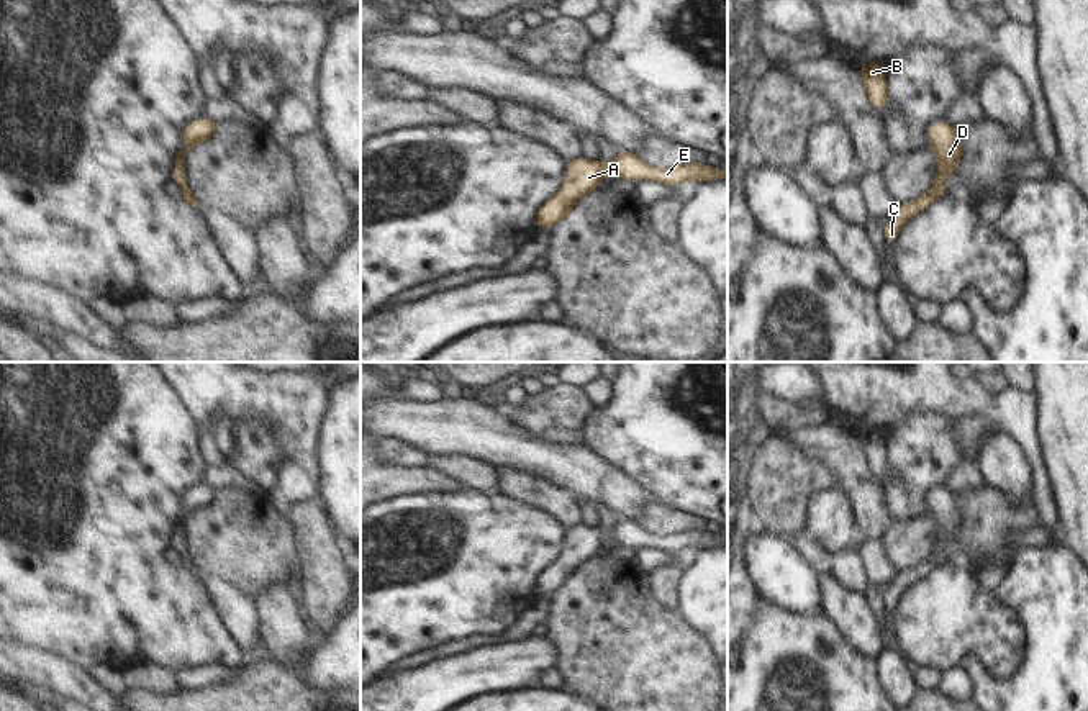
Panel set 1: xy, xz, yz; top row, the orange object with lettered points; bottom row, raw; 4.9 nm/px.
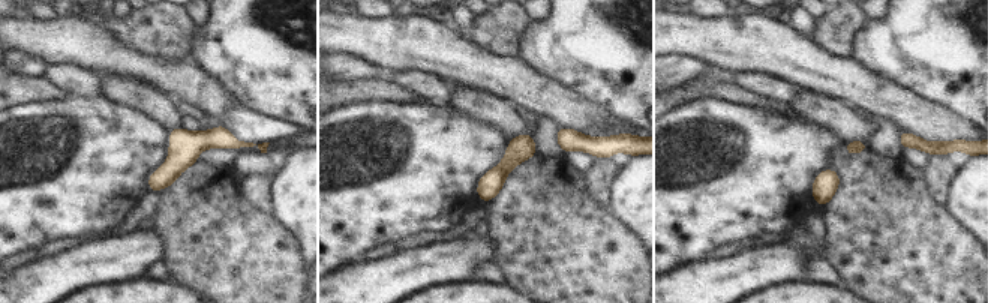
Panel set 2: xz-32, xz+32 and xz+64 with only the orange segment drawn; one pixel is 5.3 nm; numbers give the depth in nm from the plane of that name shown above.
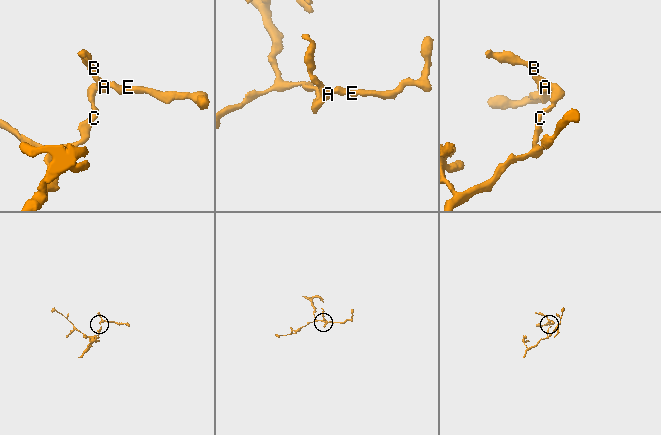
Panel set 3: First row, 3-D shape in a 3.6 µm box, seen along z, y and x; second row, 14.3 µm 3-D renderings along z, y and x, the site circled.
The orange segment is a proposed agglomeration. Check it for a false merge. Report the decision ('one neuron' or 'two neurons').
one neuron

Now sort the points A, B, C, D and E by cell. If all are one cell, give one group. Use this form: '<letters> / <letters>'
A B C D E

